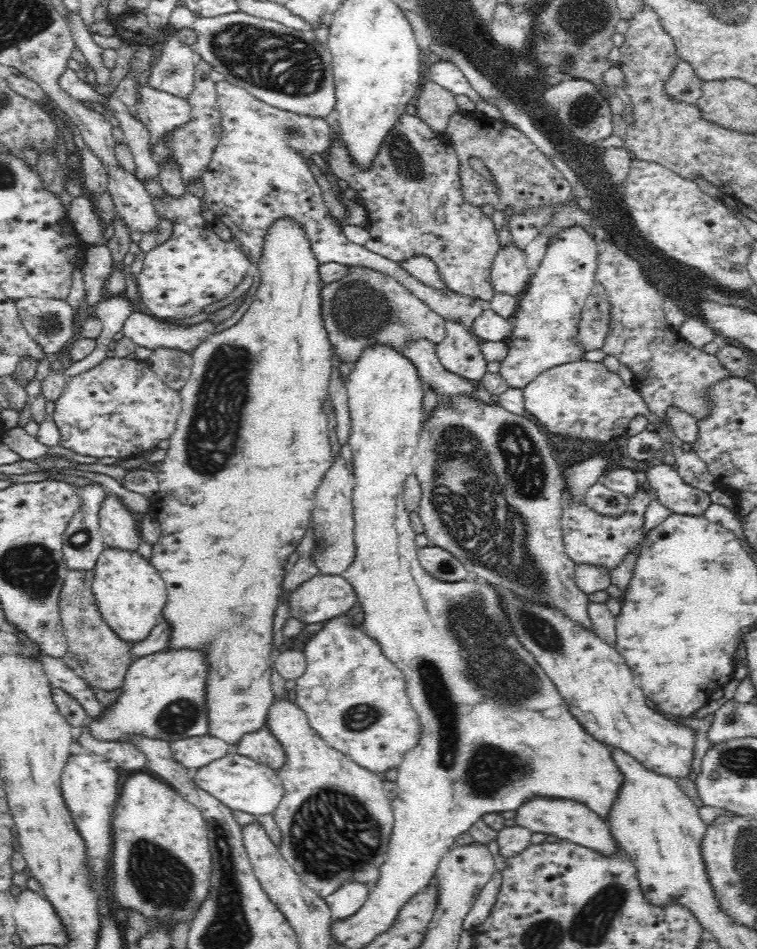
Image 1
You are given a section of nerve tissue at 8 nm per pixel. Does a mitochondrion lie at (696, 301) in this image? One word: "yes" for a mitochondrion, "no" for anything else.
no

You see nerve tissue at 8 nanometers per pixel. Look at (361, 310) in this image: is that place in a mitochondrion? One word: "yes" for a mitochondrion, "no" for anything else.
yes

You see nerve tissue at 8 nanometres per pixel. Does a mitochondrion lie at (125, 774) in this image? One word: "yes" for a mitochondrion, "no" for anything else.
no

